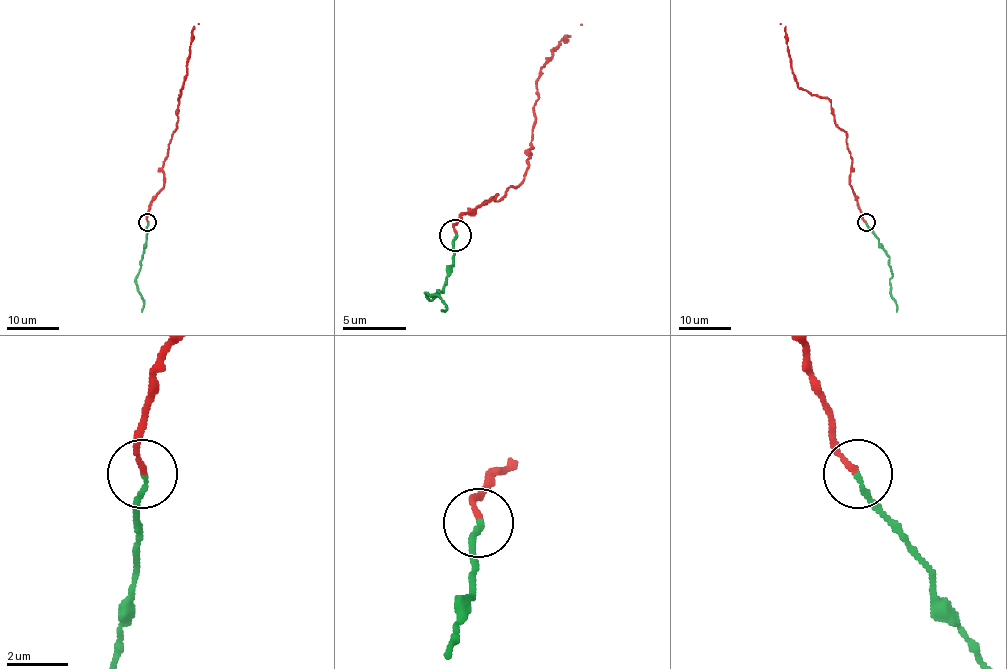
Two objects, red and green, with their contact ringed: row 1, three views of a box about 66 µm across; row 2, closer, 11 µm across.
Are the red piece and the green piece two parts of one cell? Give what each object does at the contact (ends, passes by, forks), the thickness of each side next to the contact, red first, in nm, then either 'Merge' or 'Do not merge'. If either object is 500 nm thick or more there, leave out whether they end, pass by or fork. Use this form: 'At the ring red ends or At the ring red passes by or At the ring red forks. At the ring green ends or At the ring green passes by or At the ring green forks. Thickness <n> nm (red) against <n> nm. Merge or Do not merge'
At the ring red ends. At the ring green ends. Thickness 160 nm (red) against 180 nm. Merge

